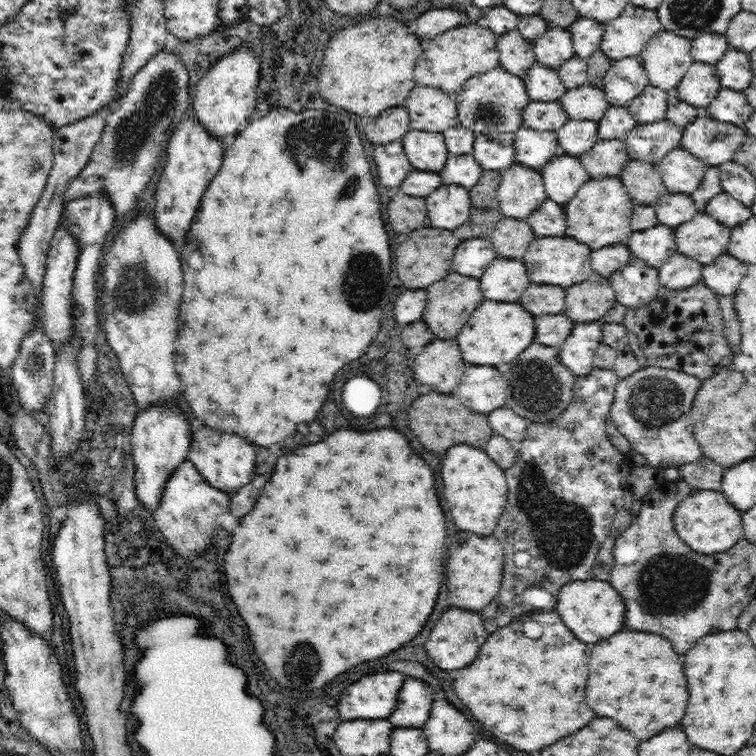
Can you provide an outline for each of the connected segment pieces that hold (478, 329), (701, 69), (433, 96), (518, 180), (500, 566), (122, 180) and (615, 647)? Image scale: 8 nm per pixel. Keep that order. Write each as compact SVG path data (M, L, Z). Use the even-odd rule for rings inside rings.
M484 299L480 308L472 312L472 318L466 322L462 332L457 334L456 342L460 344L461 355L466 362L496 367L501 362L509 363L518 358L534 338L534 316L522 308L522 304L500 304Z
M694 61L676 88L680 100L688 102L698 110L705 110L716 100L721 90L715 72L714 65Z
M416 85L404 107L410 115L412 129L443 133L459 124L454 95L438 88Z
M520 163L501 172L497 202L502 216L527 220L546 197L540 172Z
M458 532L452 538L450 556L446 560L448 598L452 606L480 612L498 594L504 570L505 548L494 536L478 536L472 532Z
M167 46L134 74L128 93L120 100L118 108L107 116L106 126L87 167L68 183L64 202L106 193L108 201L114 205L116 217L129 220L138 196L156 172L166 130L174 122L174 116L180 116L190 106L189 94L189 72L180 57Z
M618 632L600 642L590 652L590 676L586 702L596 716L614 718L638 738L660 732L662 726L676 726L688 702L688 686L680 656L664 636L650 632Z

